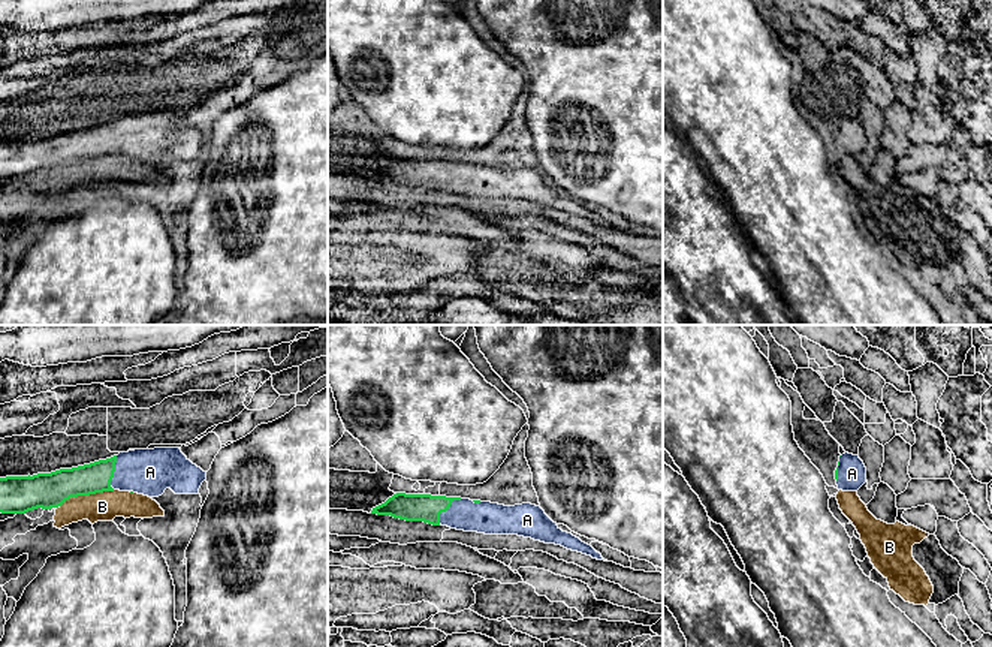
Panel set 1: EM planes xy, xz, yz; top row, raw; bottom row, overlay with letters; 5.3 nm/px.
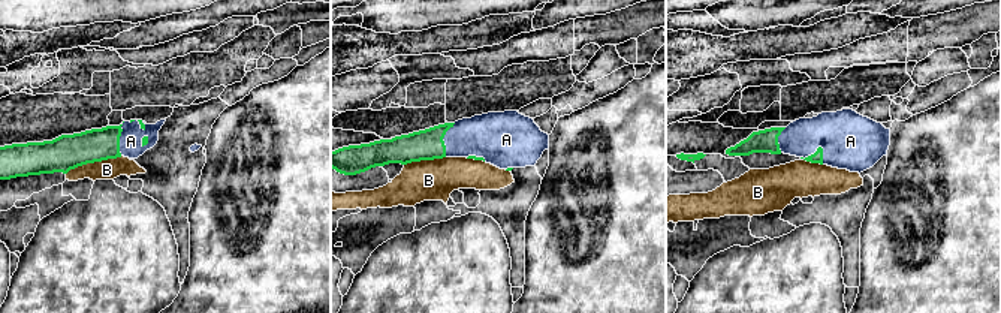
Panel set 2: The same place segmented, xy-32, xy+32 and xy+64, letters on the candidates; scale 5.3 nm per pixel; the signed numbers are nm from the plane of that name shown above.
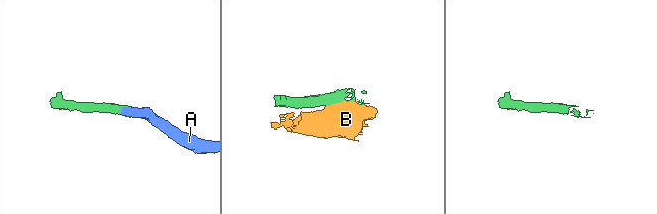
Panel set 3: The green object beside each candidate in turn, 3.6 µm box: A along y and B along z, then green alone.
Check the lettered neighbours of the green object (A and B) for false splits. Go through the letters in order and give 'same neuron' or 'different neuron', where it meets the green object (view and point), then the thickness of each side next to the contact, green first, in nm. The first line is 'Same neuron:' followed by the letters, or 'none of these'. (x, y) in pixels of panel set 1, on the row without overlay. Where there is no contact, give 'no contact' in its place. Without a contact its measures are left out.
Same neuron: A
A: same neuron; contact xy (114, 135); calibres 160 and 240 nm
B: different neuron; contact xy (87, 159); calibres 190 and 160 nm

